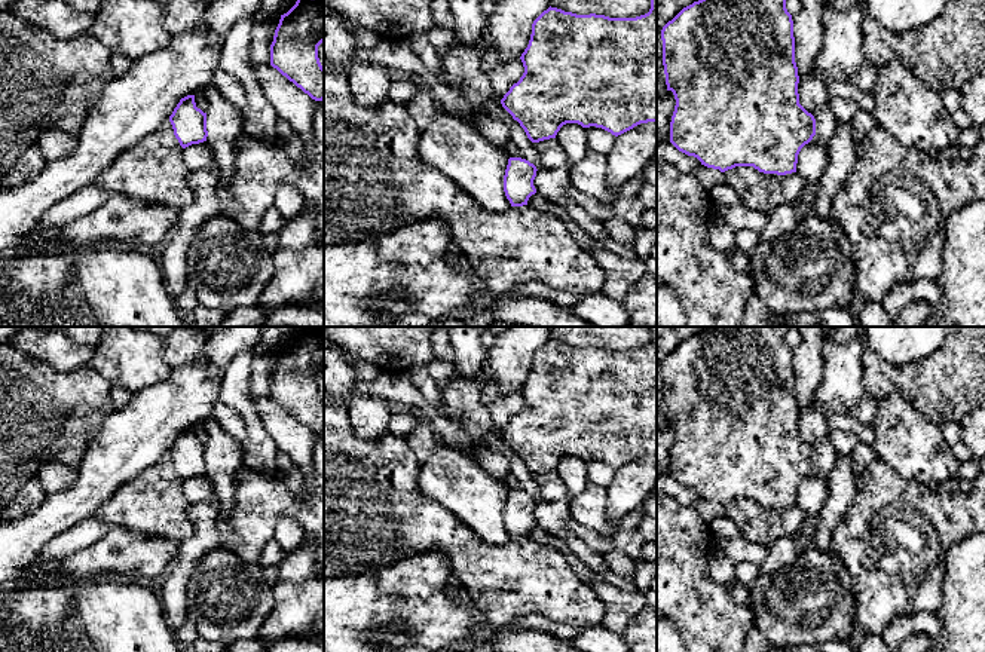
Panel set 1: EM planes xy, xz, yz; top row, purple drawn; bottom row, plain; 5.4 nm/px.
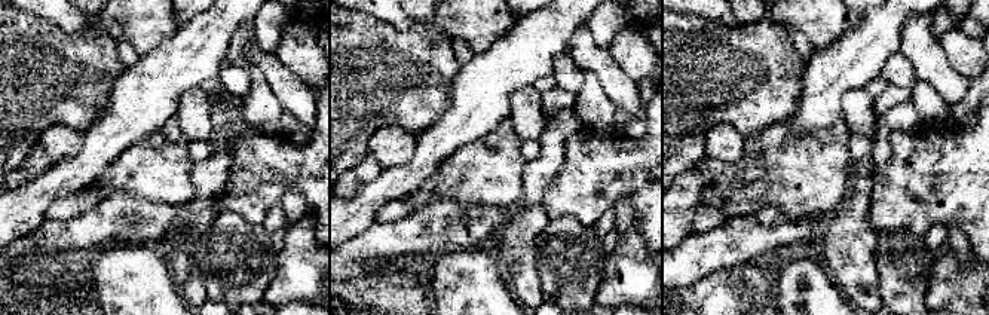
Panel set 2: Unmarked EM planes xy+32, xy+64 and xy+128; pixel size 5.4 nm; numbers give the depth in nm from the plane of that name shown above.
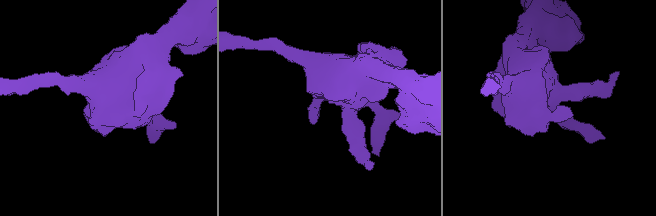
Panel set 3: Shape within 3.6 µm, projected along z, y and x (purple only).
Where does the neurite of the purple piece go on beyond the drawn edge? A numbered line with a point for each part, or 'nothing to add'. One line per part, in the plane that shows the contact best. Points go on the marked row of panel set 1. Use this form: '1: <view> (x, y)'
nothing to add

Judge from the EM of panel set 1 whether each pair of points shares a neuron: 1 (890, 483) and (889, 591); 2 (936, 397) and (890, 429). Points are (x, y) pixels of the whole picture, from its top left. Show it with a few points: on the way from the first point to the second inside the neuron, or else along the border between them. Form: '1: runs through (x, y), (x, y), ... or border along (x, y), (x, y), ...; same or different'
1: runs through (893, 510), (895, 536), (902, 544), (896, 565); same
2: border along (884, 397), (893, 392), (901, 394), (939, 426); different

